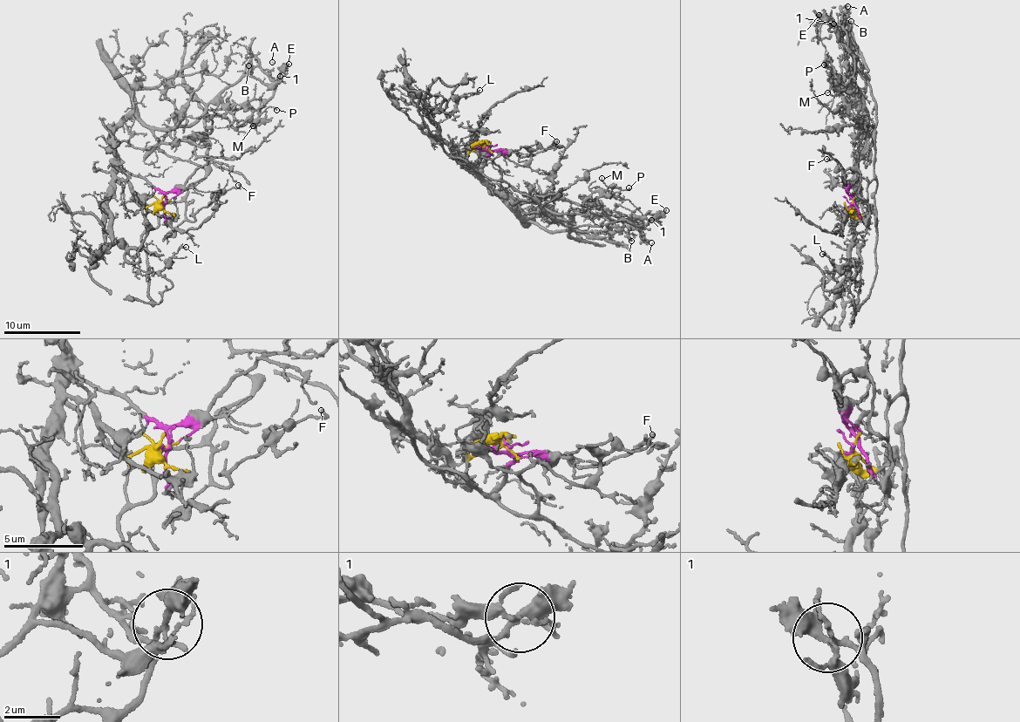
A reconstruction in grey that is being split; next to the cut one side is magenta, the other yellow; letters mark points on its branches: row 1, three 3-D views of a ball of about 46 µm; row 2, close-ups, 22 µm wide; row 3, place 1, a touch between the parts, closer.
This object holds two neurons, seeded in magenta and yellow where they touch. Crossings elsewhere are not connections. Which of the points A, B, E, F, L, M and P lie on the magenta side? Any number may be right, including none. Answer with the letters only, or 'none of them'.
none of them

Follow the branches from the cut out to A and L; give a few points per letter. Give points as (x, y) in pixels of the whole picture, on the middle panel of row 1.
A: (487, 146), (472, 149), (458, 164), (454, 160), (514, 187), (565, 227), (619, 220), (641, 225), (652, 242)
L: (487, 146), (472, 149), (458, 164), (418, 112), (423, 92), (442, 98), (441, 109), (450, 112), (479, 90)

